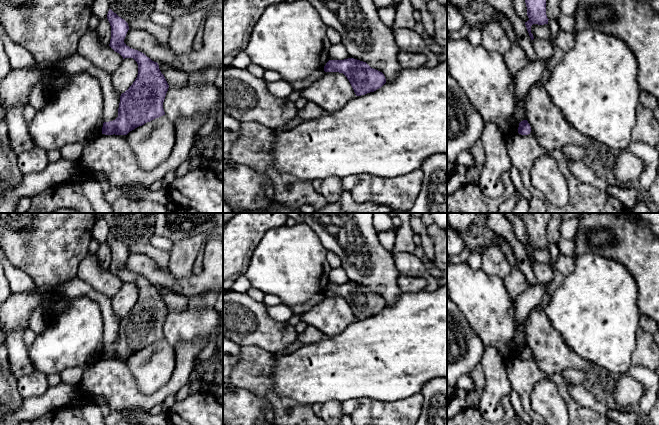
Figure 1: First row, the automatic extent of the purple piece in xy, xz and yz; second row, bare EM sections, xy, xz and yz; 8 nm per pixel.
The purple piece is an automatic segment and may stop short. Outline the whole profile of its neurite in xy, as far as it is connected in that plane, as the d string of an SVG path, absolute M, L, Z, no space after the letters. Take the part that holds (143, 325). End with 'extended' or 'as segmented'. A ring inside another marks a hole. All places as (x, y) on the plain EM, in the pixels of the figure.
M111 233L107 243L111 250L109 270L123 283L133 282L138 288L138 299L120 320L118 341L103 347L102 358L127 359L135 352L165 339L163 326L169 309L157 286L124 267L129 254L128 247Z; as segmented

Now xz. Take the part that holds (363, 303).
M354 282L329 284L324 290L324 295L343 297L349 304L356 320L374 316L386 307L382 296L371 292L366 286Z; as segmented

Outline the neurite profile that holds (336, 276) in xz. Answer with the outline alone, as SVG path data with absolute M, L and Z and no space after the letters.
M341 267L332 269L329 272L329 284L344 284L348 282L350 282L350 280Z

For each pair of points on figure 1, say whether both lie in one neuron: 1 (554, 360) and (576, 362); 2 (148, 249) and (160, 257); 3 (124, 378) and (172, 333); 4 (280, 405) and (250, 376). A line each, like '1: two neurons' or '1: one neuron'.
1: one neuron
2: one neuron
3: two neurons
4: one neuron

